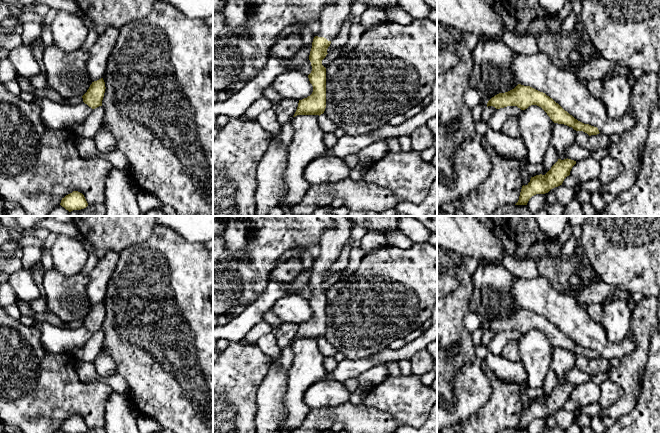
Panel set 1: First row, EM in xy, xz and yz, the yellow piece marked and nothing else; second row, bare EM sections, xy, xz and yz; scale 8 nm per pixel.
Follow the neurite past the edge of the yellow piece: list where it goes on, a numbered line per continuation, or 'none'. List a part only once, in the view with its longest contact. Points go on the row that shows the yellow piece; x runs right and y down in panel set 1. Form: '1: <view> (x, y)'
1: xz (332, 18)

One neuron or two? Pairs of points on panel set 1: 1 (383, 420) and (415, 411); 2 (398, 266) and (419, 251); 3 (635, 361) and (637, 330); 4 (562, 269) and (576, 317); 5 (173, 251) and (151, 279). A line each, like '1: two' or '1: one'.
1: two
2: one
3: one
4: two
5: one

